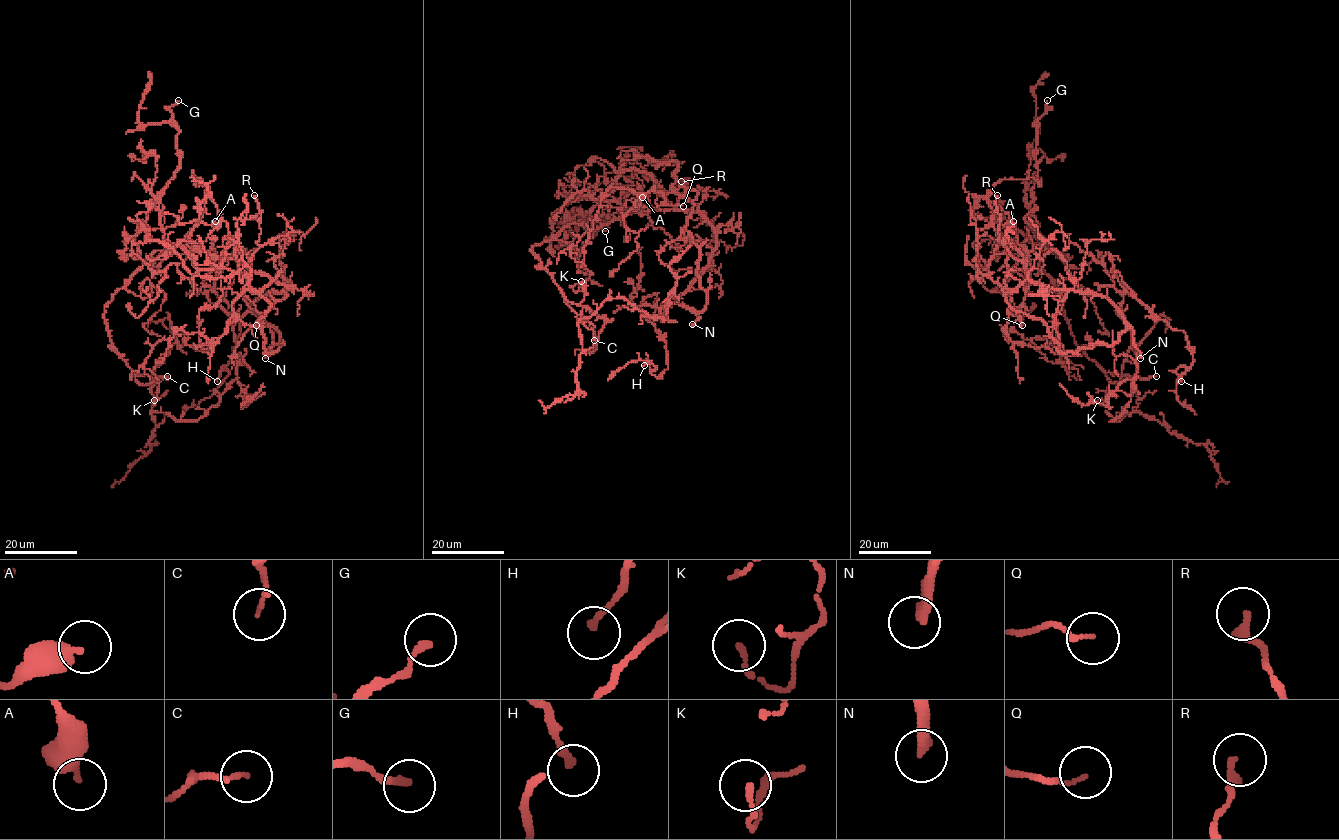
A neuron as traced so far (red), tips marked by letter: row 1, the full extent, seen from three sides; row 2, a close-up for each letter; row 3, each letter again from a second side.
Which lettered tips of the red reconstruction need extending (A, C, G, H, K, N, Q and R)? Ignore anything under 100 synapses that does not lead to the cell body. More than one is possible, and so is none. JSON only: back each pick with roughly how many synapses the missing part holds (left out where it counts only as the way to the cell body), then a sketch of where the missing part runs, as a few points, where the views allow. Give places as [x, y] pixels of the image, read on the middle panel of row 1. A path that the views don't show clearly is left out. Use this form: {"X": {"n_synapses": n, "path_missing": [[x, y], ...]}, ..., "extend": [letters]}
{"N": {"path_missing": [[692, 324], [681, 334], [679, 326], [668, 318], [645, 319]]}, "extend": ["N"]}

